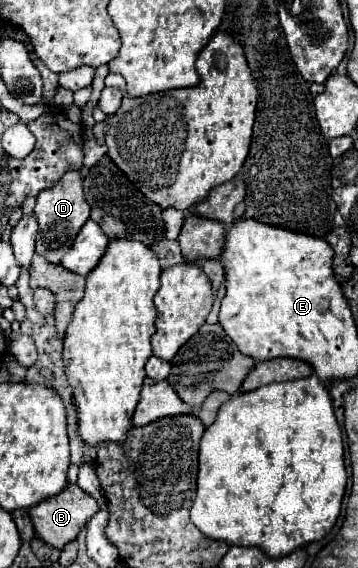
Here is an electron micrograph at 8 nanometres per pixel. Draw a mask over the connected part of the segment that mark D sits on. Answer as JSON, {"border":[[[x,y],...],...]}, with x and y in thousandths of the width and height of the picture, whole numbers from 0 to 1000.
{"border":[[[209,301],[182,305],[154,329],[115,336],[103,343],[103,361],[98,361],[98,382],[109,393],[98,445],[126,452],[148,467],[165,467],[176,445],[193,438],[193,431],[215,417],[232,393],[249,386],[249,371],[254,368],[232,347],[232,319],[226,319],[221,305],[209,305]]]}

